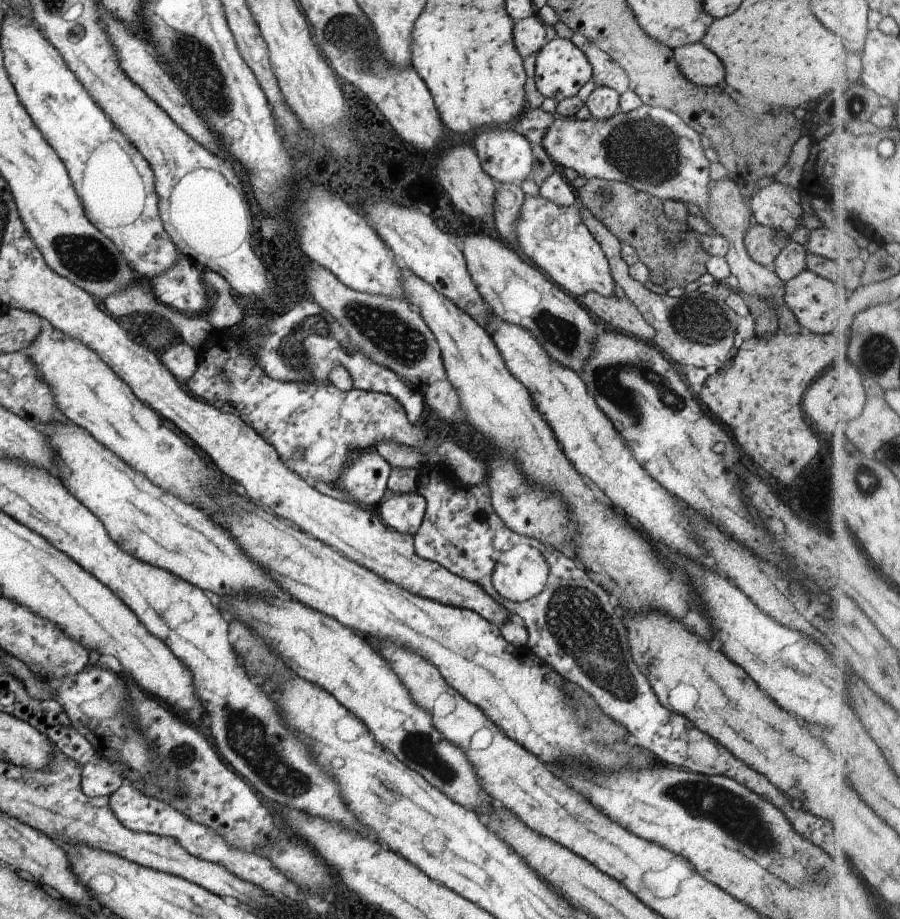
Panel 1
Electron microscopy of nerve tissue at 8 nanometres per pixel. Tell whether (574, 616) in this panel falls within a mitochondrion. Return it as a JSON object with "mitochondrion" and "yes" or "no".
{"mitochondrion":"yes"}

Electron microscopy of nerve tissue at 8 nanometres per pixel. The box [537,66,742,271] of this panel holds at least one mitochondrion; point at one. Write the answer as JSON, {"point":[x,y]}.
{"point":[647,151]}

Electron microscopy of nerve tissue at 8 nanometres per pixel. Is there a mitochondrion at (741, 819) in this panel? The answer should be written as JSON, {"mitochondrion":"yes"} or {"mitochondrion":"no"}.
{"mitochondrion":"yes"}

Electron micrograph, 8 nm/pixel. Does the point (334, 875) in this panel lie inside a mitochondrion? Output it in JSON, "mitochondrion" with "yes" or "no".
{"mitochondrion":"no"}

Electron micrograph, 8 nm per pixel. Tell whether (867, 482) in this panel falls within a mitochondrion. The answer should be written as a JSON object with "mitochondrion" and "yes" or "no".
{"mitochondrion":"yes"}

